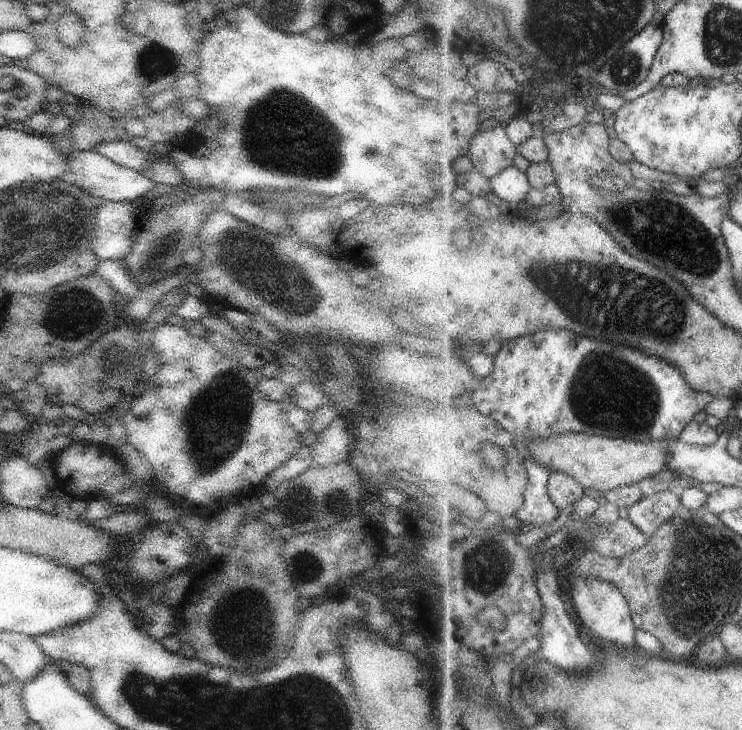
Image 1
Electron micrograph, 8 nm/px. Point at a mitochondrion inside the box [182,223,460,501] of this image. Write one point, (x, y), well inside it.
(256, 264)

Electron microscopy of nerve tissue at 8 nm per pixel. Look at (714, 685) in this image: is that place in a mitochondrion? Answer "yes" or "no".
no

